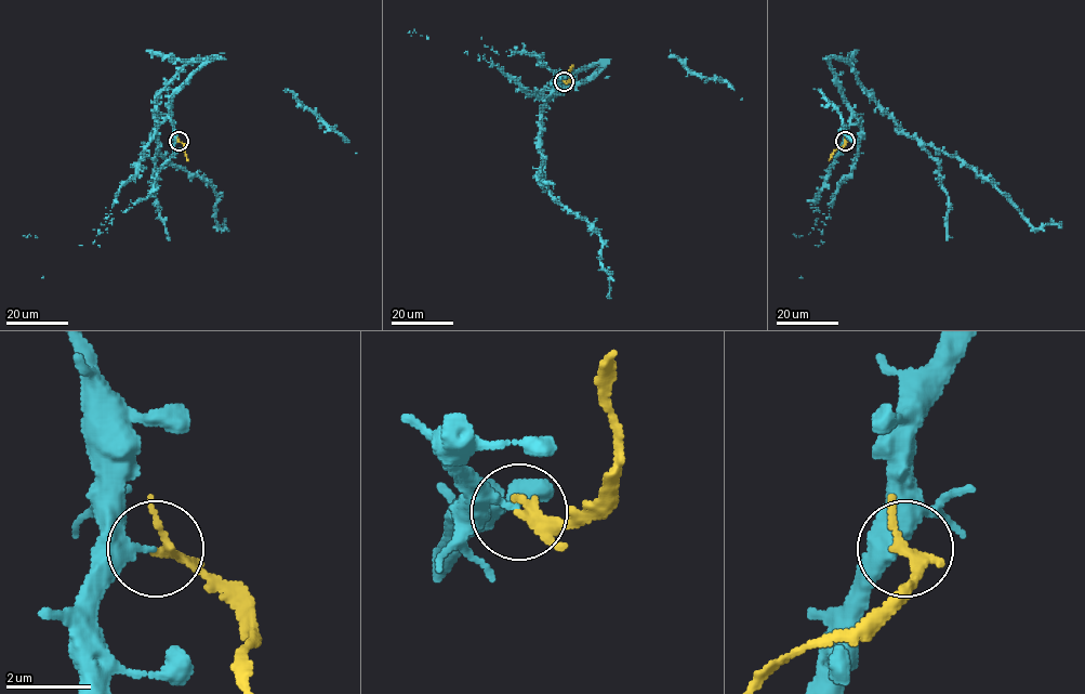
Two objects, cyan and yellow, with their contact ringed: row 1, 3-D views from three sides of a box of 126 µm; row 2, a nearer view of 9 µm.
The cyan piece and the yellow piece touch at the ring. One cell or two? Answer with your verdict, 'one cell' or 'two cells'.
two cells

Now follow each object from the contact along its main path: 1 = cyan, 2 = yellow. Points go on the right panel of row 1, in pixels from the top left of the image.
1: (845, 141), (850, 108), (829, 56), (845, 61), (907, 134), (957, 156), (1035, 228), (1061, 222)
2: (845, 141), (829, 161)

